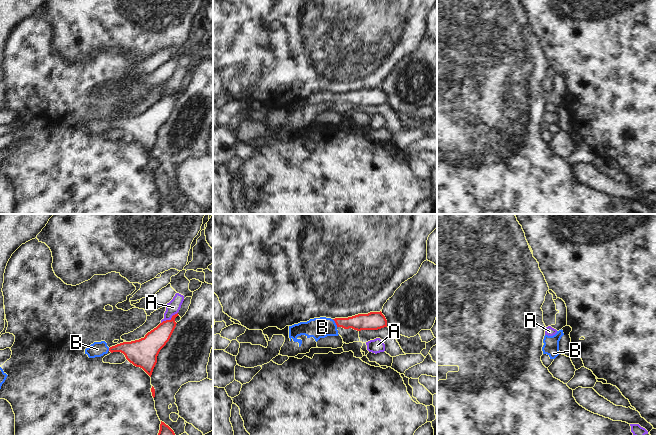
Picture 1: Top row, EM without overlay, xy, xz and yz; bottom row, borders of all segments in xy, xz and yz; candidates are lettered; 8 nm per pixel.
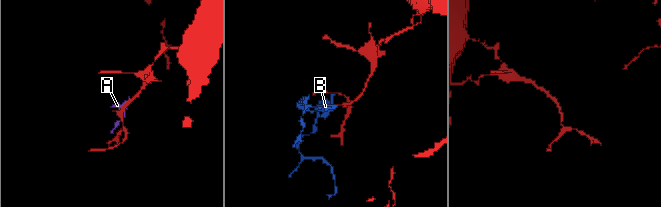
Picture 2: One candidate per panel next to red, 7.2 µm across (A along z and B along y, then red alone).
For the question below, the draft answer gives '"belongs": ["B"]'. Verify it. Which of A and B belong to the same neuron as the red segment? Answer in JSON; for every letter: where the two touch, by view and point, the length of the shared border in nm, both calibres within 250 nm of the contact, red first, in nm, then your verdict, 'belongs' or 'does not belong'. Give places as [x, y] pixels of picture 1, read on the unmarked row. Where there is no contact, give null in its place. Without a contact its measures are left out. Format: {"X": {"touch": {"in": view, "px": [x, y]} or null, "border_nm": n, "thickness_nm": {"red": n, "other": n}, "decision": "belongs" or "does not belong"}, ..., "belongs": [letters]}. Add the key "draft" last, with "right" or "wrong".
{"A": {"touch": {"in": "xy", "px": [169, 96]}, "border_nm": 160, "thickness_nm": {"red": 170, "other": 110}, "decision": "does not belong"}, "B": {"touch": {"in": "xz", "px": [335, 98]}, "border_nm": 80, "thickness_nm": {"red": 130, "other": 160}, "decision": "belongs"}, "belongs": ["B"], "draft": "right"}

